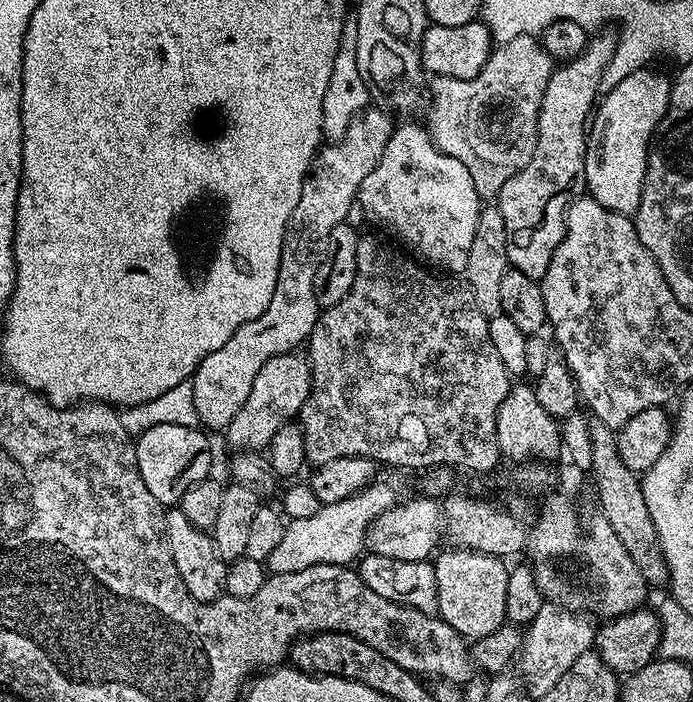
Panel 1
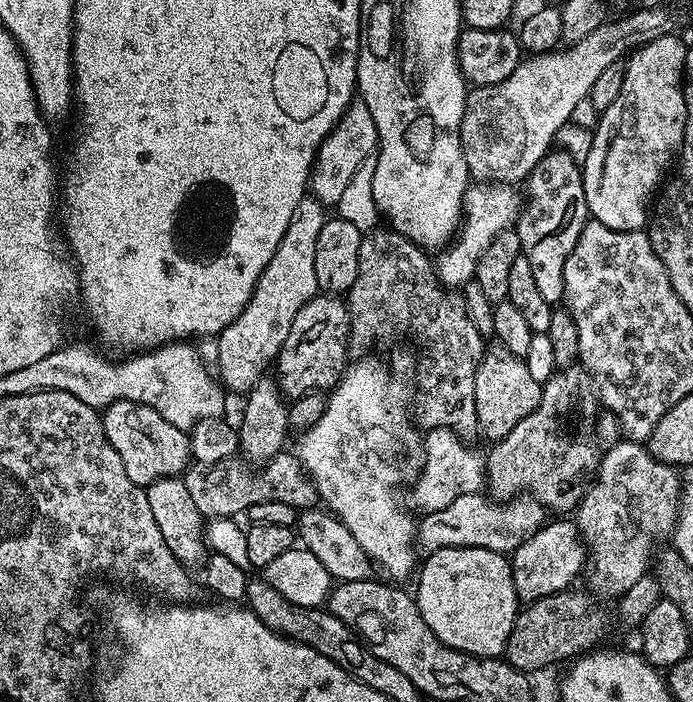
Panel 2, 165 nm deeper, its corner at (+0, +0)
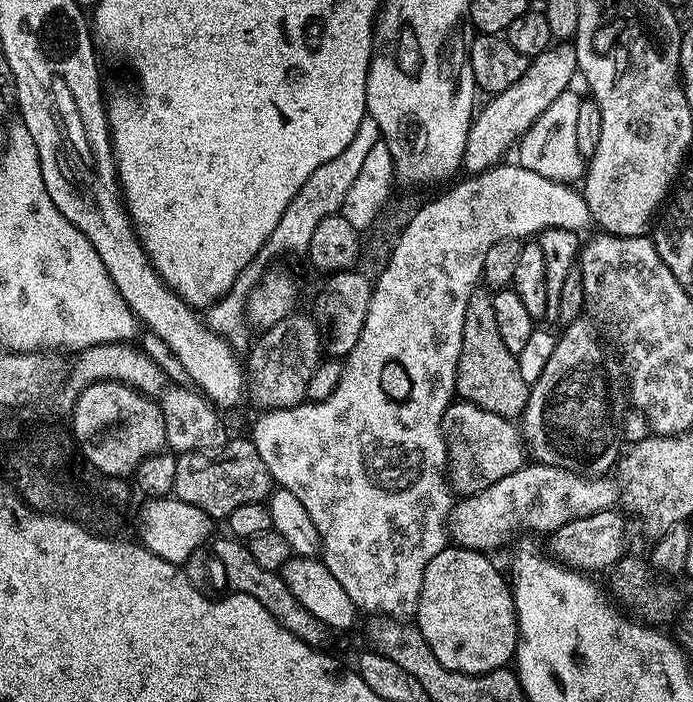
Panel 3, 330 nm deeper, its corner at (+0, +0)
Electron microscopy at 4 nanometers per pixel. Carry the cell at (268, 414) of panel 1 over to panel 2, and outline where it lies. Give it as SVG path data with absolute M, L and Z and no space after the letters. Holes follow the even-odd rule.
M317 294L294 318L294 326L290 326L290 334L286 334L286 342L274 361L274 379L280 386L285 397L295 398L307 392L331 390L340 383L340 379L350 363L350 337L352 334L352 319L348 313L348 305L339 295Z

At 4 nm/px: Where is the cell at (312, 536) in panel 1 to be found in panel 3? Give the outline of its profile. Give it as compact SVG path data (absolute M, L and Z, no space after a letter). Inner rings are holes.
M467 402L449 404L443 430L448 446L450 482L455 491L464 496L473 496L475 492L486 490L486 486L494 486L494 482L502 482L506 474L514 474L514 470L523 468L526 463L523 431L505 416L490 414L490 410L482 410L482 406Z

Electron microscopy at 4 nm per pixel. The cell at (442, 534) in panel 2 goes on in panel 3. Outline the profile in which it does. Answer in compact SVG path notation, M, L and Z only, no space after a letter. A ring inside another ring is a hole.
M525 463L514 474L506 474L502 482L494 482L494 486L486 486L486 490L473 496L464 496L453 505L448 520L451 543L488 554L519 528L551 534L571 520L615 509L622 488L612 478L608 474L585 474L549 464Z

